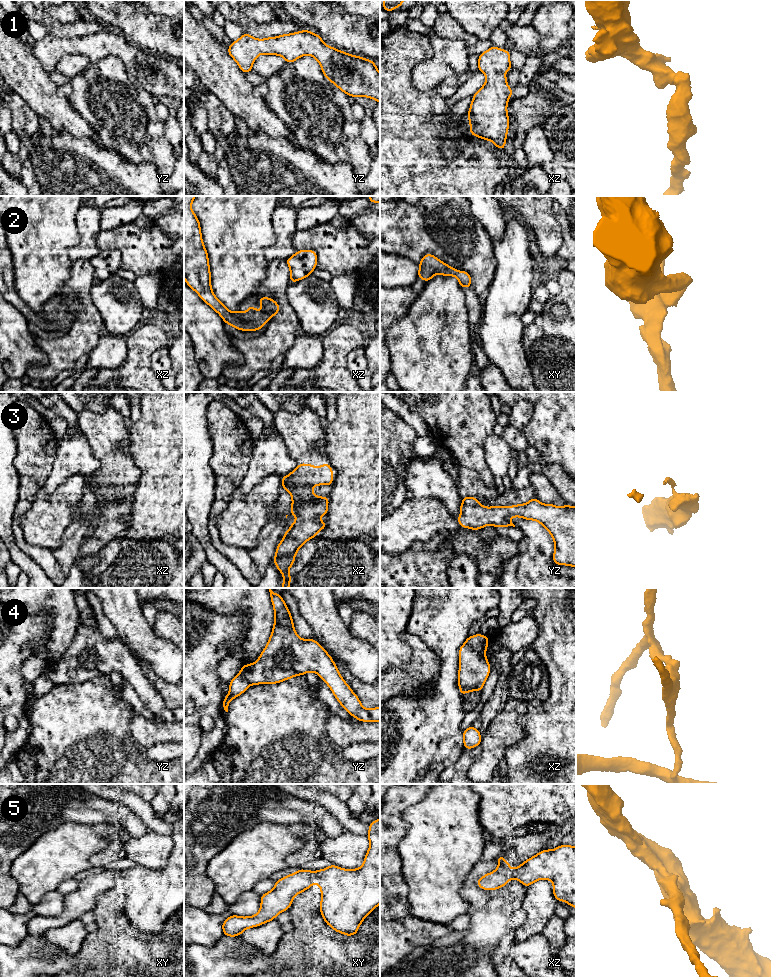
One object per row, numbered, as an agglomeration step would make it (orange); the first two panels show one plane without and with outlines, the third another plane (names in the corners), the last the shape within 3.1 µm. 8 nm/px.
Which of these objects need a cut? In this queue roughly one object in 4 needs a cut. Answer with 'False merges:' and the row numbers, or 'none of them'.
False merges: 3, 4

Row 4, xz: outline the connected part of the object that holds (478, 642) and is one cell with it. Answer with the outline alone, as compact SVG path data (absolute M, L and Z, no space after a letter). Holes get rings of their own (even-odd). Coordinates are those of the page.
M476 634L468 637L465 643L475 652L485 655L489 643L489 638L482 634Z

